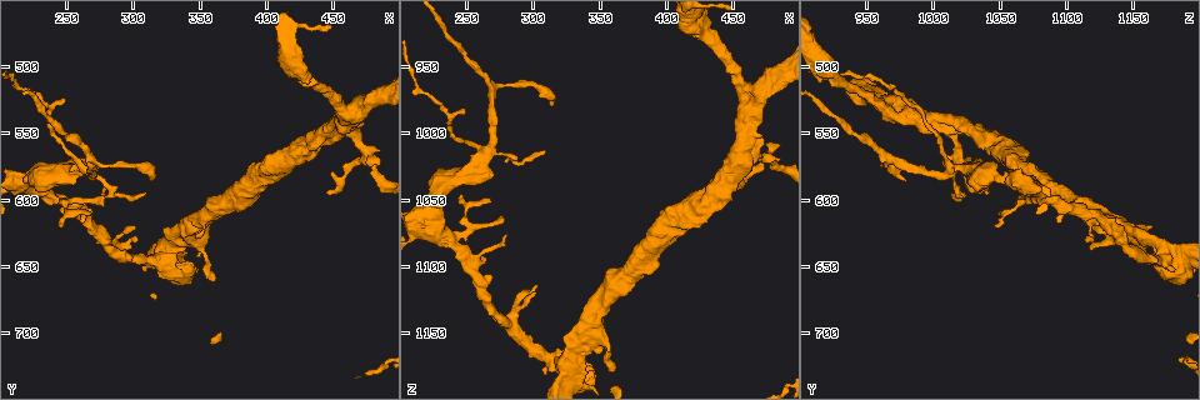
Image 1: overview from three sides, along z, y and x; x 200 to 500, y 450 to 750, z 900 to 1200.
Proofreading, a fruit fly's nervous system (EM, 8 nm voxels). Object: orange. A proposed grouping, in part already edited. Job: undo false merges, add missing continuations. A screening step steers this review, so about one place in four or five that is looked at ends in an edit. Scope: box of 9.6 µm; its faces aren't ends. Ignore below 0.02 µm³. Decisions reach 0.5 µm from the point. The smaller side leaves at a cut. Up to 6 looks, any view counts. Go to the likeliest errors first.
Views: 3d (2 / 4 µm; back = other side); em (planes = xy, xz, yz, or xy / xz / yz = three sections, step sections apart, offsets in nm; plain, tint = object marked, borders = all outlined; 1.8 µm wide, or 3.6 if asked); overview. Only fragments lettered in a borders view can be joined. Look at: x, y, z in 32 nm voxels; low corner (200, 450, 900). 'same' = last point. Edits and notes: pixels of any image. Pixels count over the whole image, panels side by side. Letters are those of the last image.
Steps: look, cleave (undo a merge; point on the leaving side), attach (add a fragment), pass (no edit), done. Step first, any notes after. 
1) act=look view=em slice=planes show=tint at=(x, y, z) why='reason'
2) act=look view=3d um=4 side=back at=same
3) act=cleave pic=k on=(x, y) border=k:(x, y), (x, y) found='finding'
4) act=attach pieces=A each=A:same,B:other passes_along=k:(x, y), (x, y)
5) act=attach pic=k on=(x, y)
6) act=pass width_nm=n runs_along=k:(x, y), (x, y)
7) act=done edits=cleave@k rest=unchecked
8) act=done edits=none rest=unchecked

act=look view=3d um=2 side=back at=(320, 646, 1174) why='abrupt turn'

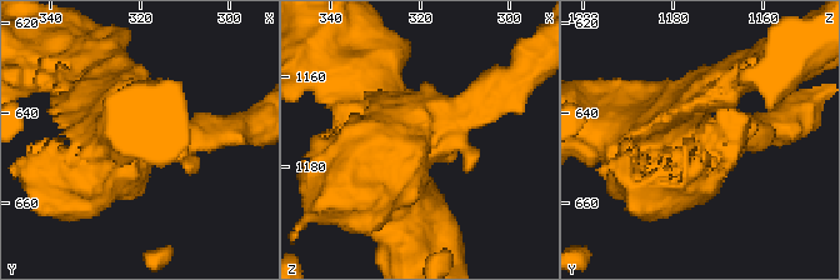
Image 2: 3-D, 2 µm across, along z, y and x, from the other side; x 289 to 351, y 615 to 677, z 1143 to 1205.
act=look view=em slice=planes show=borders at=(321, 644, 1173) why='need the tissue'

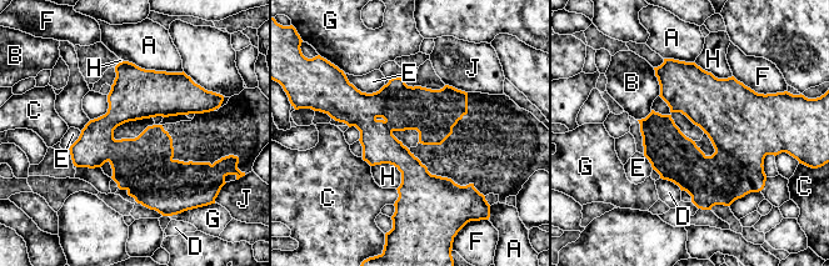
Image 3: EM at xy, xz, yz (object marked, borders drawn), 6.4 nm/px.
act=pass each=A:other,B:other,C:other,D:other,E:other,F:other,G:other,H:other,J:other found='all the same neuron'

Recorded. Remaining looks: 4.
act=look view=3d um=2 at=(242, 598, 1086)

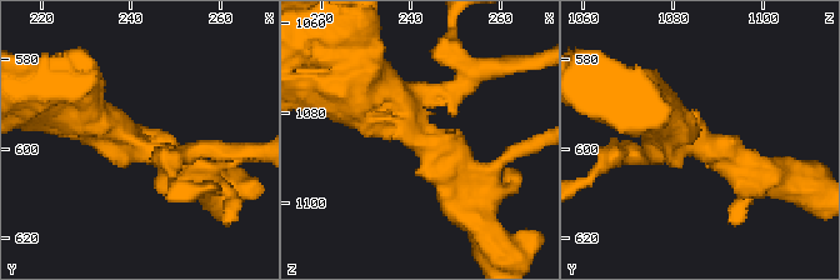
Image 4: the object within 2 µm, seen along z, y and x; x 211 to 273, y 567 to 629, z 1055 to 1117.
act=look view=em slice=planes show=borders at=(241, 598, 1085) arms=3

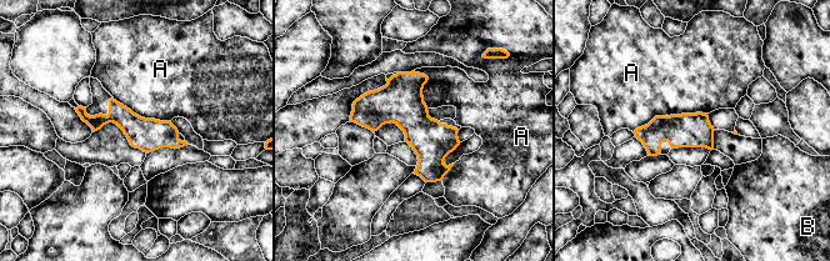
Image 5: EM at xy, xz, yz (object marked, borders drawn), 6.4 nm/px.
act=pass longest_contact=A:500nm each=A:other,B:other border=5:(706, 113), (655, 115), (633, 131) found='all the same neuron'

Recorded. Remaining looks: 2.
act=look view=em slice=planes show=borders at=(262, 576, 1014) why='sharp bend'

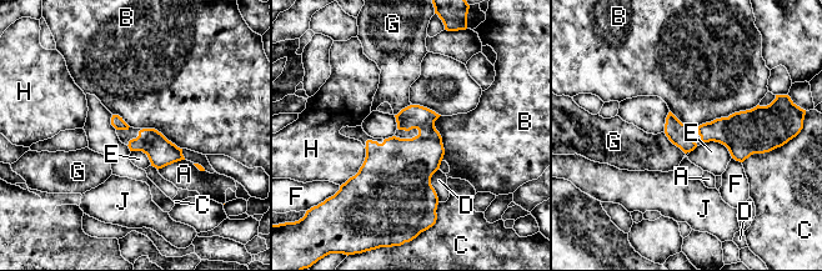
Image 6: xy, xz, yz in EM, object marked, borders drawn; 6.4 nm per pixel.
act=pass width_nm=140 each=A:other,B:other,C:other,D:other,E:other,F:other,G:other,H:other,J:other found='one neuron here'

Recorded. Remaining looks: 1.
act=done edits=none rest=unchecked

